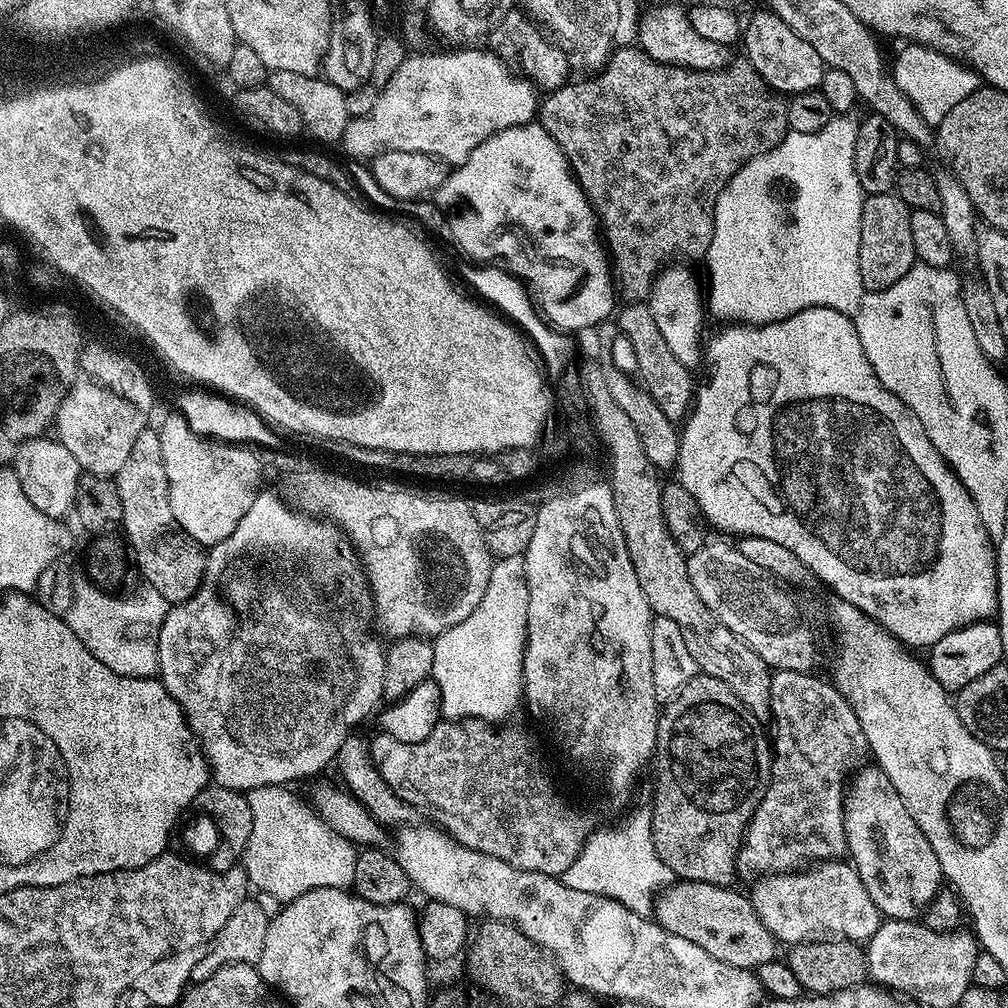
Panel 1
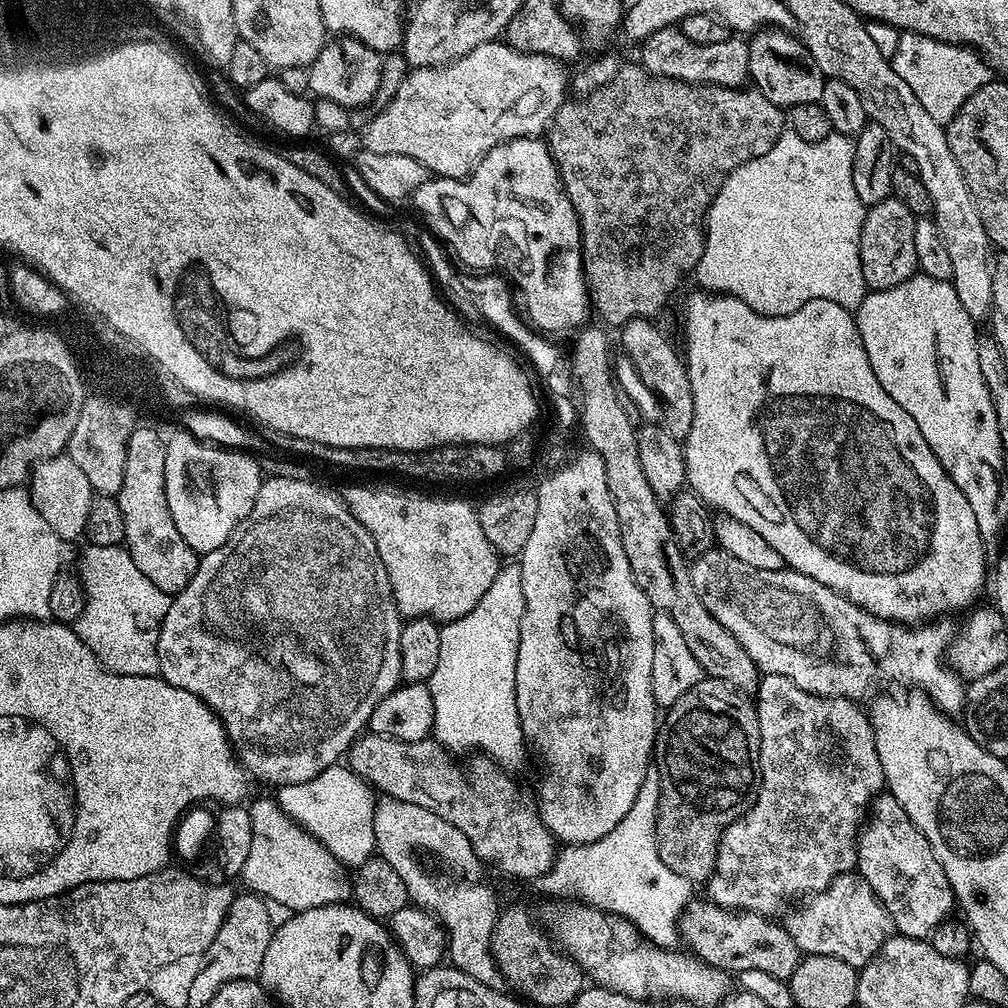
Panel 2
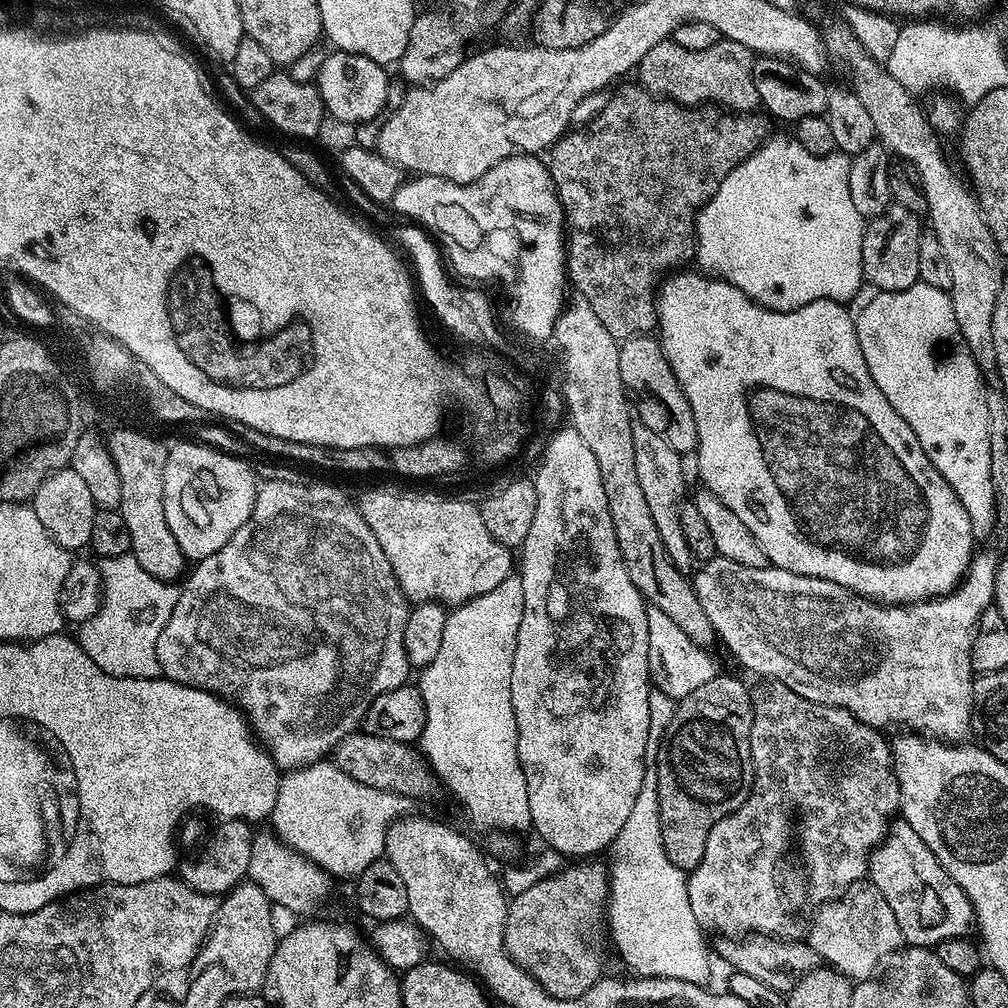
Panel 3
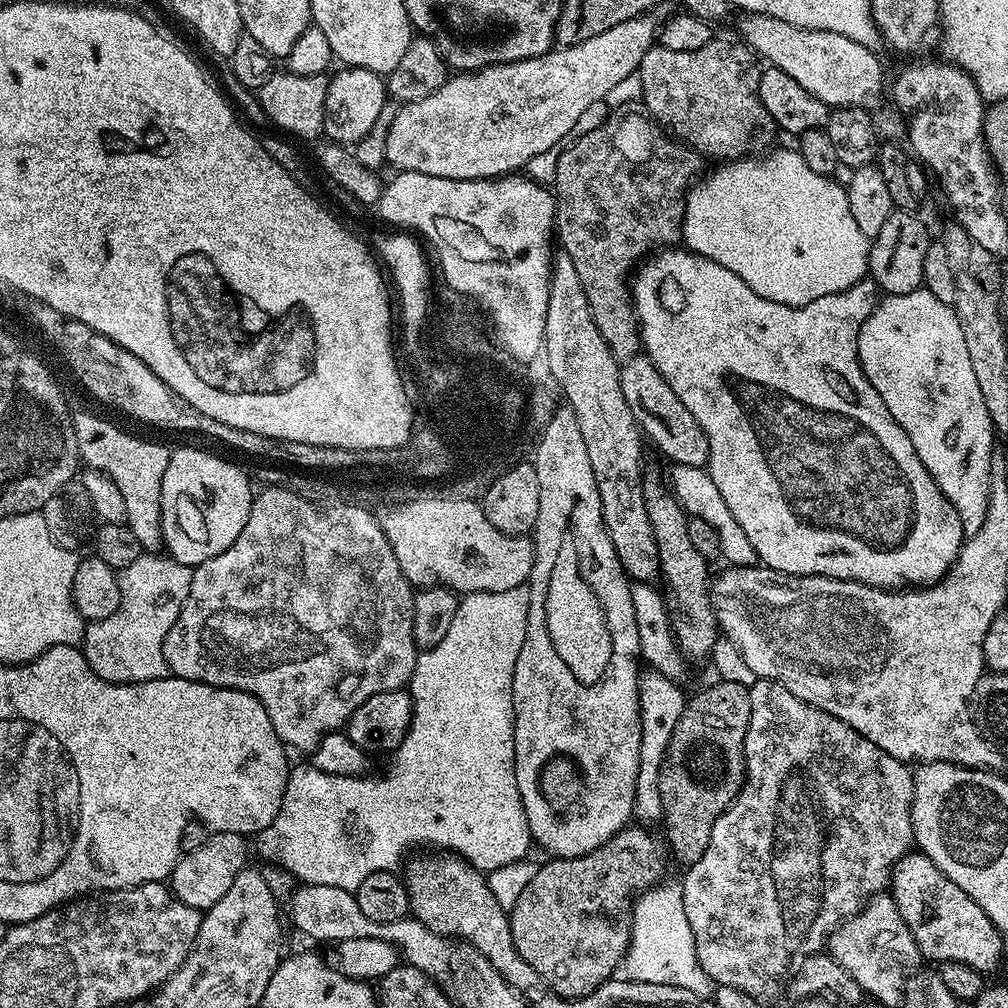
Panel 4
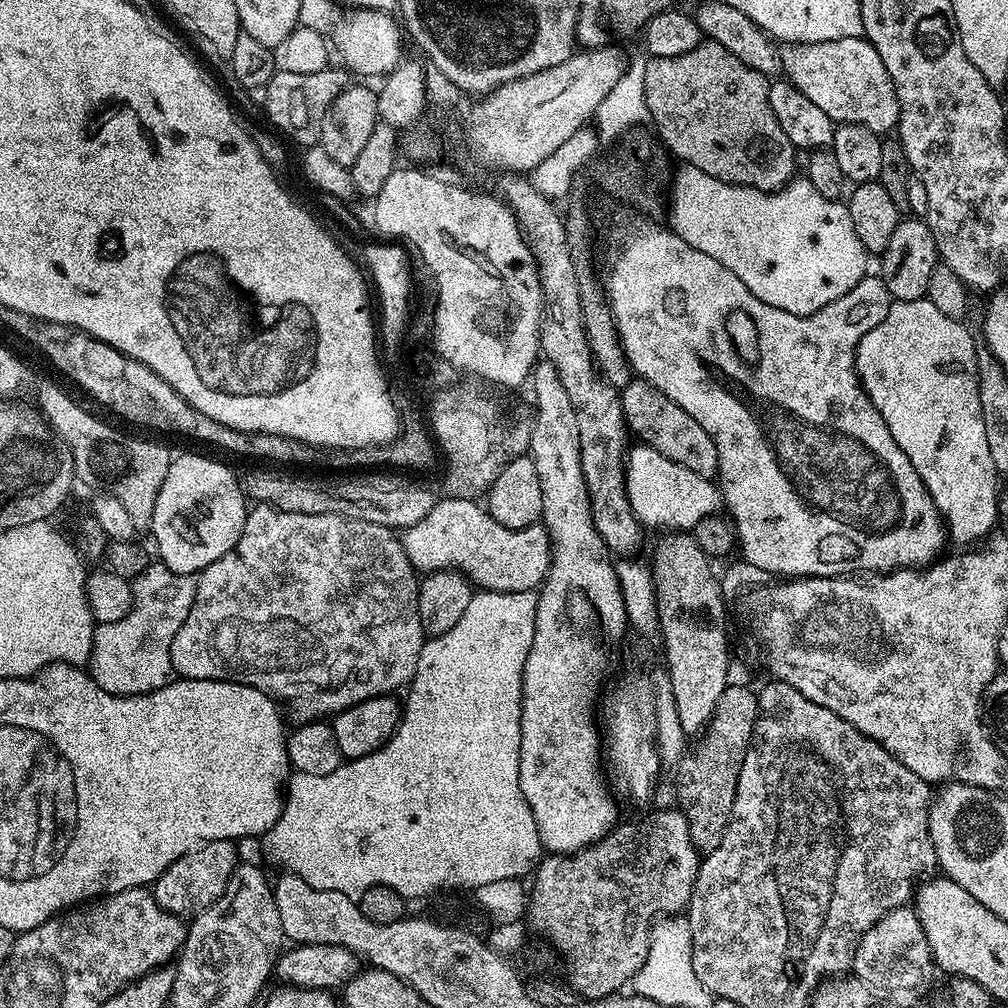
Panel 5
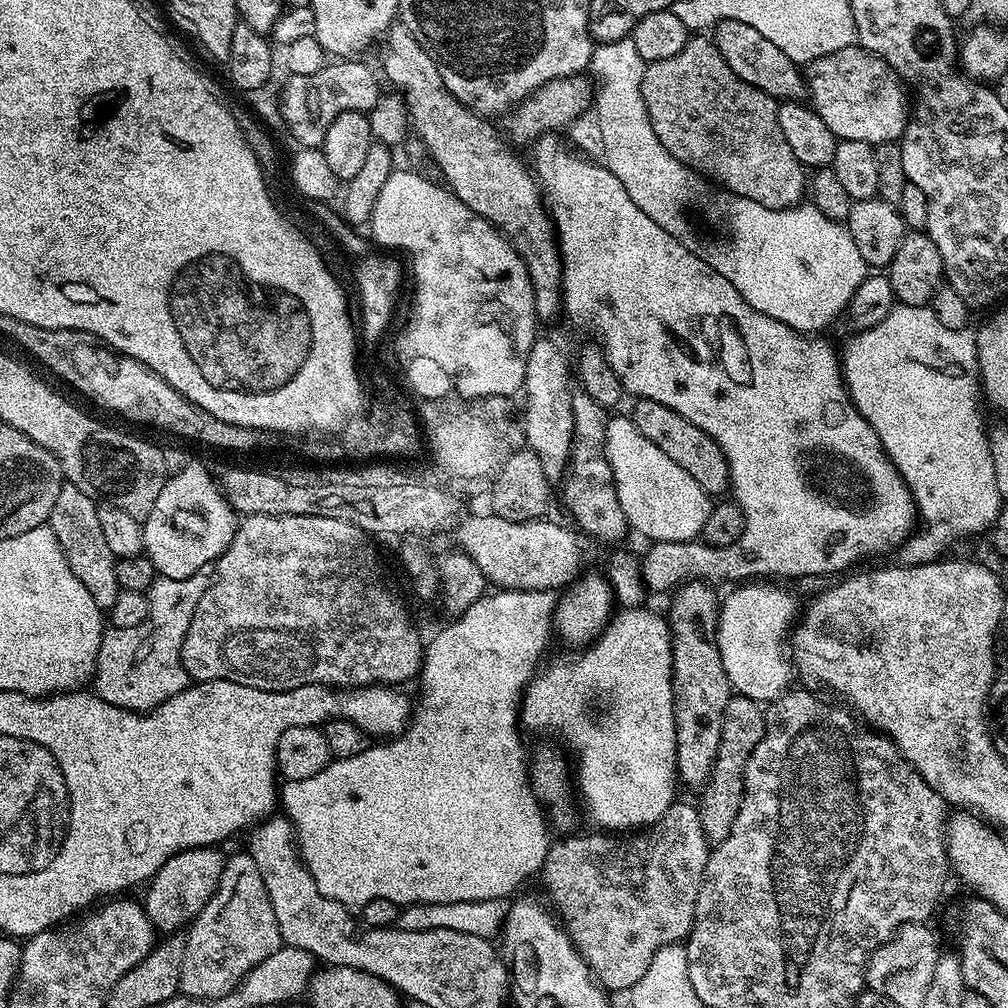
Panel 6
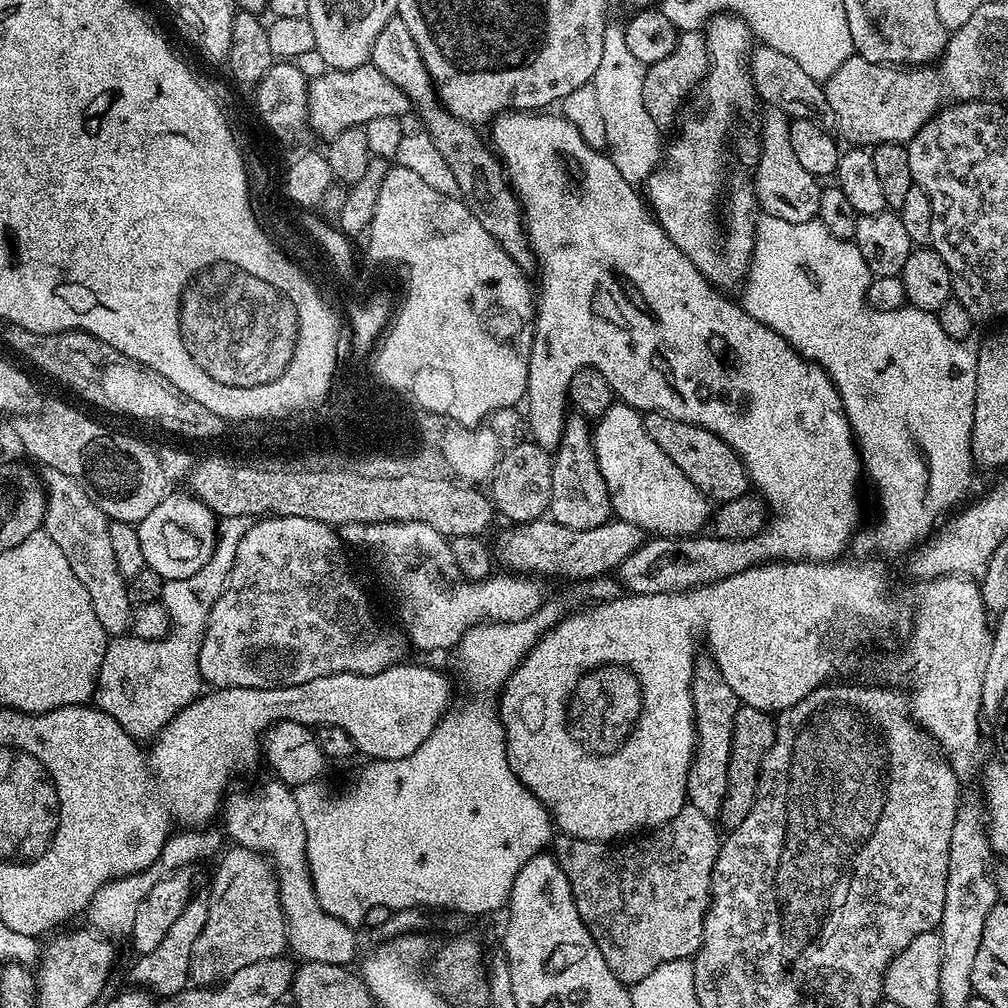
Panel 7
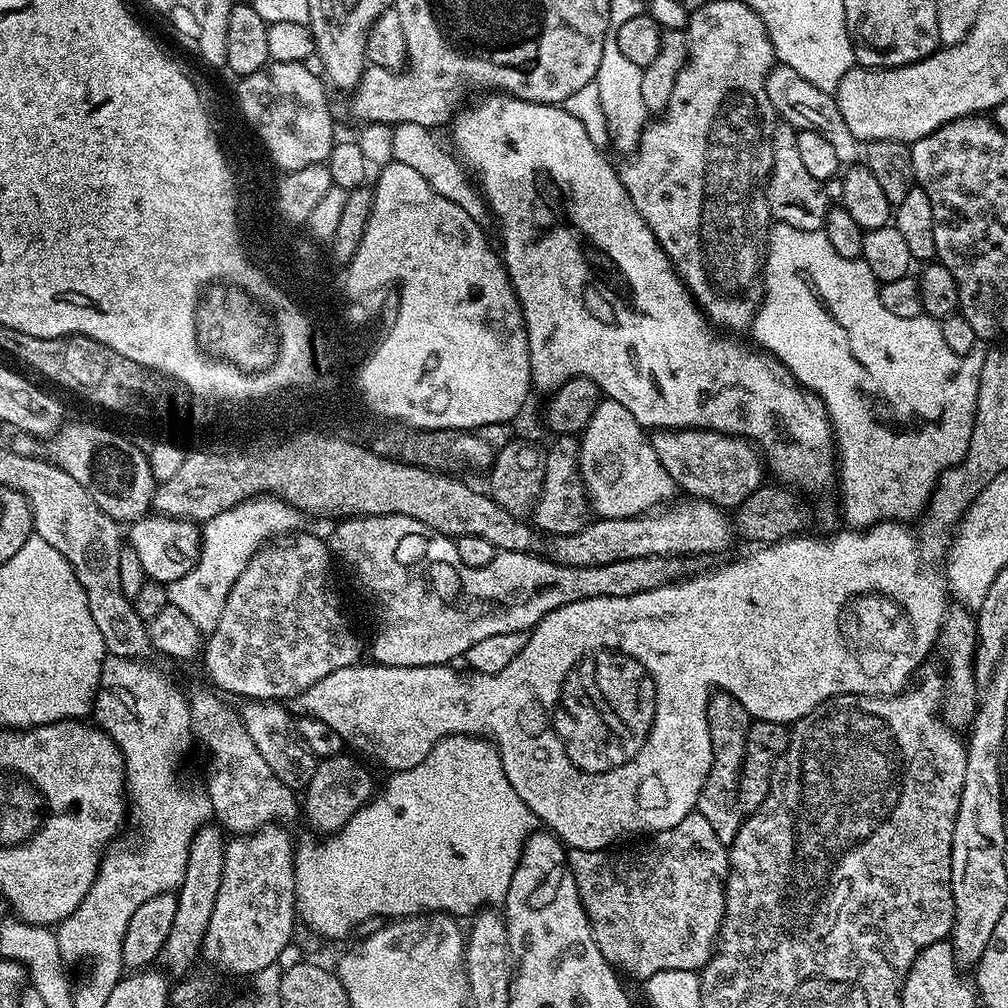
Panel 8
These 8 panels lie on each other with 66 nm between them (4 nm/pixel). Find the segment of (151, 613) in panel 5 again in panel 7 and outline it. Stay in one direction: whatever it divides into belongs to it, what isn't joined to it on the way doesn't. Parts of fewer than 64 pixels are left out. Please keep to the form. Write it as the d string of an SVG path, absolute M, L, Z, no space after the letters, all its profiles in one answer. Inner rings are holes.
M242 516L221 519L210 562L206 562L202 570L190 574L190 578L169 580L161 587L159 602L167 608L171 620L167 636L160 640L143 640L125 634L109 639L98 670L94 704L110 714L110 718L114 718L114 722L138 742L148 742L159 736L176 713L201 695L200 638L214 602L224 593L228 576L236 565L238 542L242 542L242 534L246 534L248 526L249 521Z

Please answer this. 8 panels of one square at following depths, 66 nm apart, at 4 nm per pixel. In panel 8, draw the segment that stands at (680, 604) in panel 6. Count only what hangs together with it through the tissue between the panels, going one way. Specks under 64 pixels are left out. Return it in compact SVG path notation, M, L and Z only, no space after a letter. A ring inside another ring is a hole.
M713 691L708 697L708 709L706 710L708 729L710 730L710 750L712 751L712 765L710 772L706 774L706 780L702 782L702 788L698 794L696 811L710 822L714 834L718 834L720 841L730 846L738 834L742 823L742 809L740 806L740 772L744 769L744 754L746 750L746 734L750 717L748 711L728 692Z

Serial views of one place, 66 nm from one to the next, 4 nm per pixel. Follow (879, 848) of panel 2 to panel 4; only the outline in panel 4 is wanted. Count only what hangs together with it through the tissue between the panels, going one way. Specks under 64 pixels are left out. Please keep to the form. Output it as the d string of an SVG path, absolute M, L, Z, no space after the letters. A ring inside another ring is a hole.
M909 850L901 860L892 868L890 881L890 895L892 901L898 906L898 914L910 926L910 934L914 934L916 945L921 957L925 961L957 960L968 966L974 966L974 970L985 974L991 974L1000 964L1004 956L1006 942L1000 937L1000 932L990 922L990 918L934 862L919 850Z

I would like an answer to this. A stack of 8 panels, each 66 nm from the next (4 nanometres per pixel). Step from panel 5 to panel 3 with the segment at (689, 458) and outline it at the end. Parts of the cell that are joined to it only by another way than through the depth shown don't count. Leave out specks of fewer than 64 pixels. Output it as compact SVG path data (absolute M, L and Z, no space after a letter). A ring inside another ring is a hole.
M645 334L632 336L629 340L623 341L618 354L618 370L622 374L625 389L633 393L634 391L645 392L646 395L653 396L668 411L668 425L662 428L662 435L666 438L666 442L670 442L670 446L674 446L674 450L681 454L695 453L698 430L694 422L692 407L674 370L670 370L670 362L662 350L659 339L655 335Z

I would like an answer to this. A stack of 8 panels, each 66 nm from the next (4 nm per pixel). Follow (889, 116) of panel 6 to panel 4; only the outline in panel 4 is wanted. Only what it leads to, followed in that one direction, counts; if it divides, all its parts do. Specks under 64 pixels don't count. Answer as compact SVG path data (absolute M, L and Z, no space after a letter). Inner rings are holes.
M757 12L747 13L739 18L739 39L761 61L768 60L764 62L790 74L790 78L794 78L794 82L798 82L802 90L810 90L810 94L827 104L829 109L875 109L875 104L880 100L880 91L883 88L885 91L886 80L884 84L884 72L880 69L880 60L873 49L850 38L842 38L842 34L790 26L788 22Z

